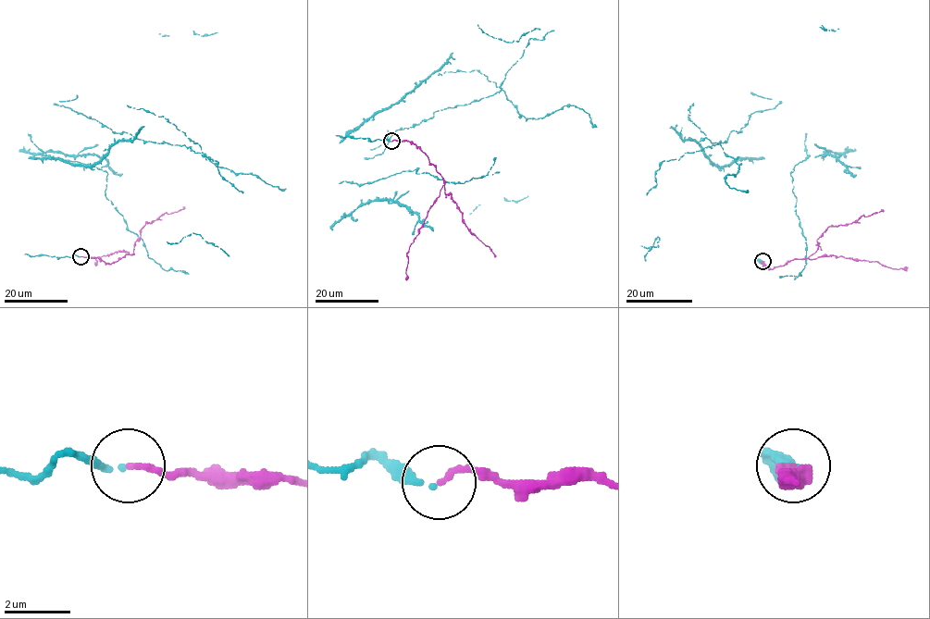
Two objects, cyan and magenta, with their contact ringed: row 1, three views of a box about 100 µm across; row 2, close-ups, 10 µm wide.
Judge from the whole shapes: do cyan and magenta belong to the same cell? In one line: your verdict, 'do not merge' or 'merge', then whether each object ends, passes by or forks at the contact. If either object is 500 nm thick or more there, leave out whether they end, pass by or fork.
merge; cyan ends; magenta ends

